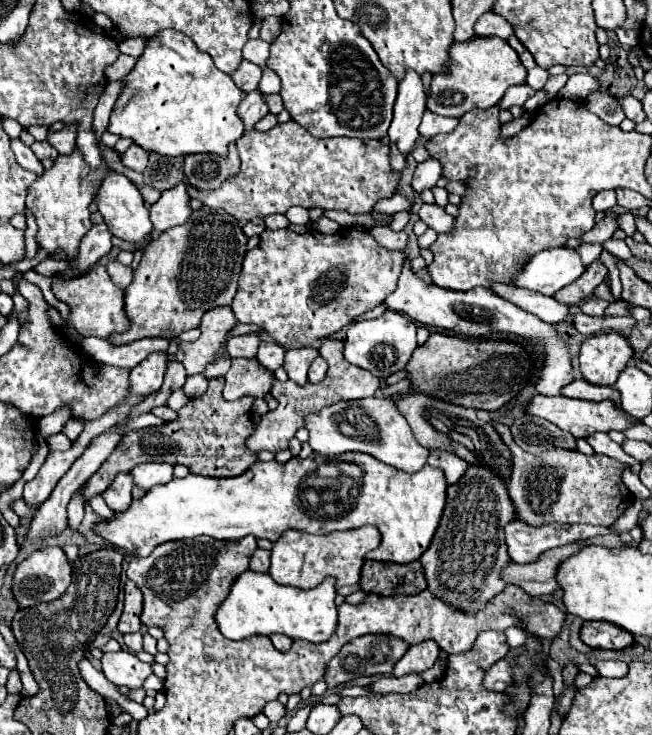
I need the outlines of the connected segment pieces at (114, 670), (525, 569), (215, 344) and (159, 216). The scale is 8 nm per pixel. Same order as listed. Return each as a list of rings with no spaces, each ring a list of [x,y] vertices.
[[[127,650],[103,654],[101,670],[107,680],[127,688],[141,688],[145,678],[153,674],[151,664],[141,662],[133,652],[127,652]]]
[[[579,542],[551,548],[549,552],[543,552],[537,560],[527,562],[527,564],[507,564],[501,570],[501,578],[507,584],[523,588],[531,596],[549,596],[555,592],[559,586],[555,584],[555,574],[557,574],[557,564],[571,556],[573,550],[581,550]]]
[[[221,306],[215,310],[205,312],[203,322],[201,322],[201,336],[195,342],[185,342],[181,348],[185,350],[185,360],[183,366],[187,368],[187,376],[201,374],[205,366],[215,358],[217,352],[221,352],[223,358],[229,358],[225,352],[223,340],[227,332],[235,326],[235,316],[229,306]]]
[[[181,182],[177,186],[173,186],[171,190],[161,192],[161,198],[149,210],[151,210],[153,228],[157,232],[185,224],[185,220],[191,216],[189,194],[185,190],[185,184]]]

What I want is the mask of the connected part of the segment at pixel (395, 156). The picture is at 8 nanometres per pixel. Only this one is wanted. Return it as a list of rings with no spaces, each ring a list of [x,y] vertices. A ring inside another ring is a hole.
[[[393,142],[389,146],[391,146],[391,168],[393,168],[393,172],[395,170],[401,172],[405,168],[405,156],[399,152],[399,148]]]

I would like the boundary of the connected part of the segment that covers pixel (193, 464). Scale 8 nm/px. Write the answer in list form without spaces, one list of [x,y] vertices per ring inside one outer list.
[[[211,378],[207,392],[199,398],[191,398],[179,410],[177,420],[125,434],[117,444],[117,448],[111,452],[111,456],[85,482],[83,488],[85,500],[89,500],[95,494],[103,494],[117,474],[125,472],[125,468],[135,468],[137,464],[143,462],[167,462],[173,466],[183,464],[189,466],[193,474],[215,476],[215,478],[231,478],[243,474],[257,460],[257,454],[245,446],[245,440],[255,430],[249,416],[255,400],[243,396],[241,400],[227,402],[221,394],[223,386],[225,386],[225,378]]]

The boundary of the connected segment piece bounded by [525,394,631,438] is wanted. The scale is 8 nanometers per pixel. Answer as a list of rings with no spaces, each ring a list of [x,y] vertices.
[[[537,394],[529,400],[529,404],[525,406],[525,412],[531,416],[539,416],[539,418],[553,422],[561,430],[571,432],[575,438],[585,438],[593,432],[609,432],[609,430],[623,432],[625,428],[631,426],[631,422],[625,418],[625,414],[617,412],[617,408],[613,408],[613,404],[609,404],[609,400],[605,400],[605,402],[583,402],[583,400],[573,400],[573,398],[565,398],[565,396],[549,398],[549,396]]]

